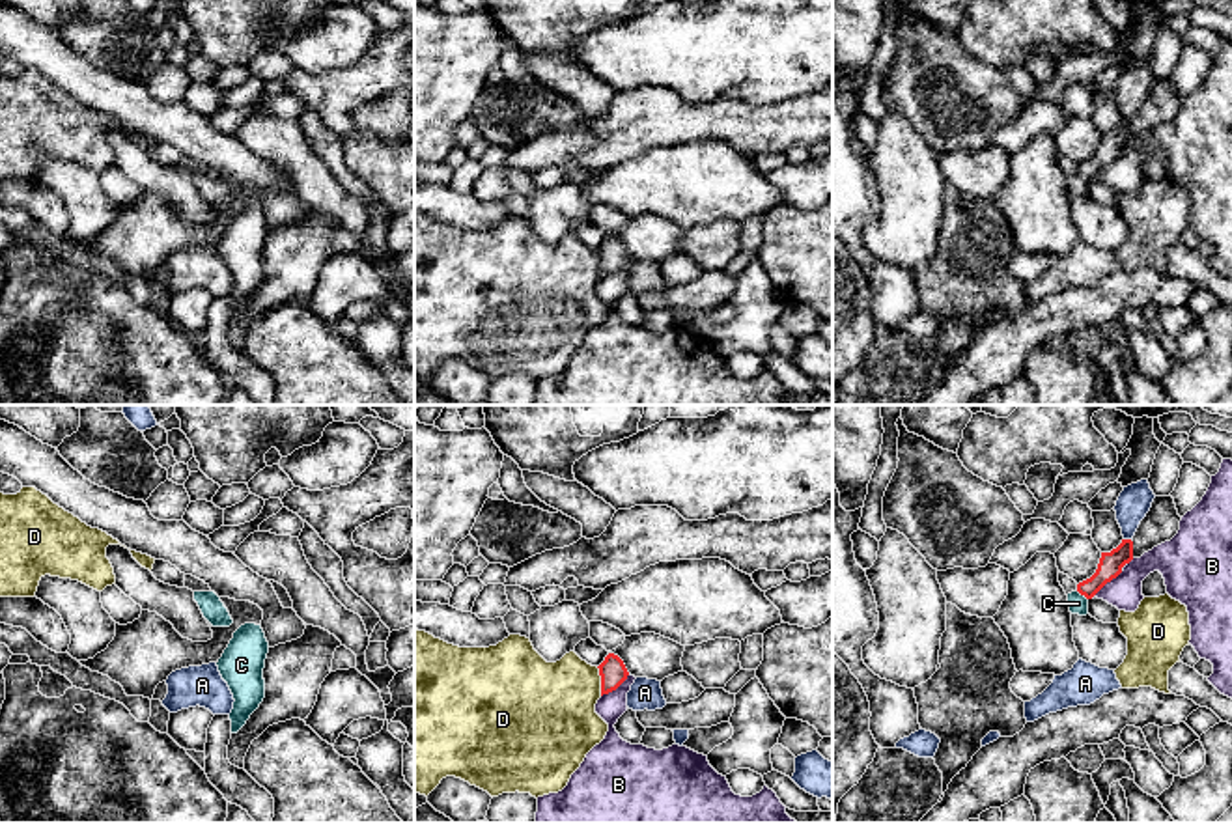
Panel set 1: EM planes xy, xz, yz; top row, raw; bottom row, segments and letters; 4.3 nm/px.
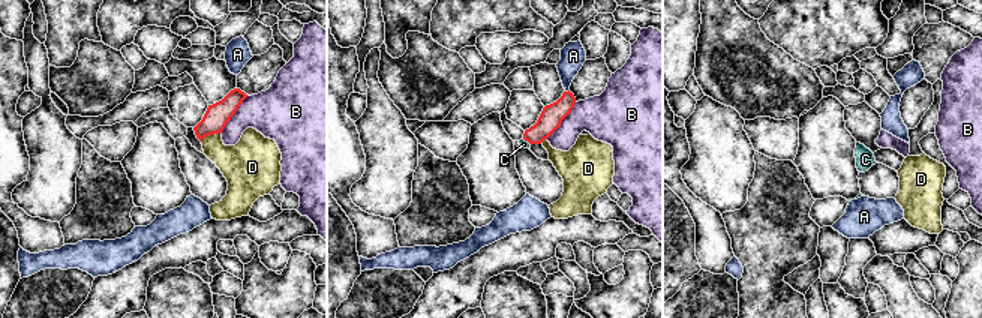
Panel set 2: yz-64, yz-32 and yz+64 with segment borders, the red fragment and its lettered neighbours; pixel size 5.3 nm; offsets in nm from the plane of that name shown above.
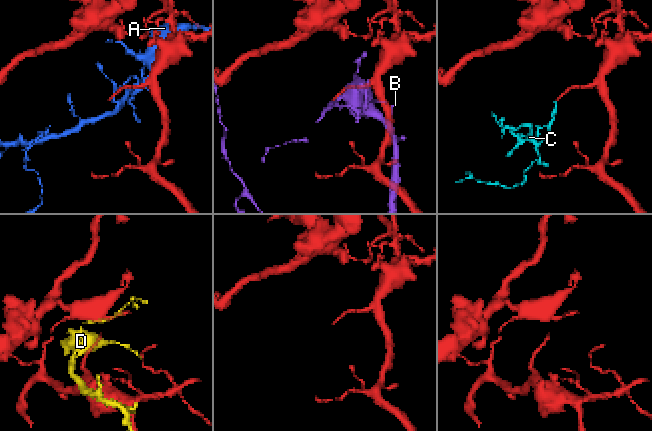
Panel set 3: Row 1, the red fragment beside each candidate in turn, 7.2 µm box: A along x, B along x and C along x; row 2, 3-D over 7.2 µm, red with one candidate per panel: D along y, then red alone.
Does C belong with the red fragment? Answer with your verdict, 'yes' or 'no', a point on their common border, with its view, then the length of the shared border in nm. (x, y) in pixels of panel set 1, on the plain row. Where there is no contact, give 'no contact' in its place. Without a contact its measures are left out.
yes; meets red in yz at (1083, 176); contact 60 nm long

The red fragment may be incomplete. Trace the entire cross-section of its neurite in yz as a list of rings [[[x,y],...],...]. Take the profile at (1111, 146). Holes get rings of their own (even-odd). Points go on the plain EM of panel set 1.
[[[1122,121],[1122,125],[1111,134],[1101,134],[1096,155],[1079,164],[1077,172],[1068,175],[1068,187],[1071,196],[1086,198],[1088,183],[1113,160],[1122,155],[1122,149],[1133,142],[1133,123]]]

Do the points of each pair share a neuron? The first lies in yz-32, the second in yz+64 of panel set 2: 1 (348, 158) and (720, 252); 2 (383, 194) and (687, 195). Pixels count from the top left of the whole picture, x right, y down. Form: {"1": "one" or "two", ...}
{"1": "one", "2": "two"}

